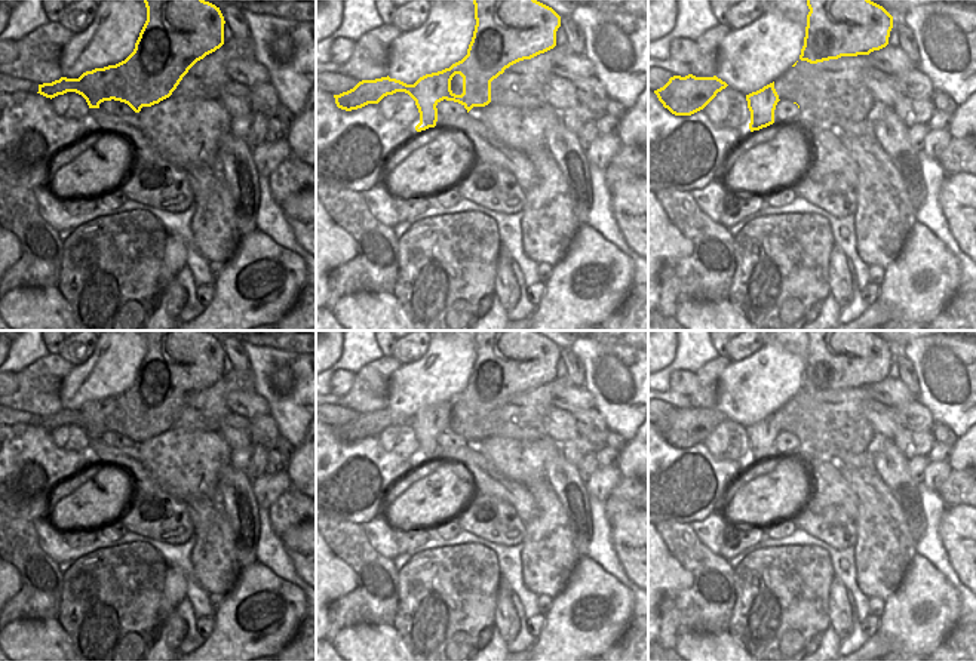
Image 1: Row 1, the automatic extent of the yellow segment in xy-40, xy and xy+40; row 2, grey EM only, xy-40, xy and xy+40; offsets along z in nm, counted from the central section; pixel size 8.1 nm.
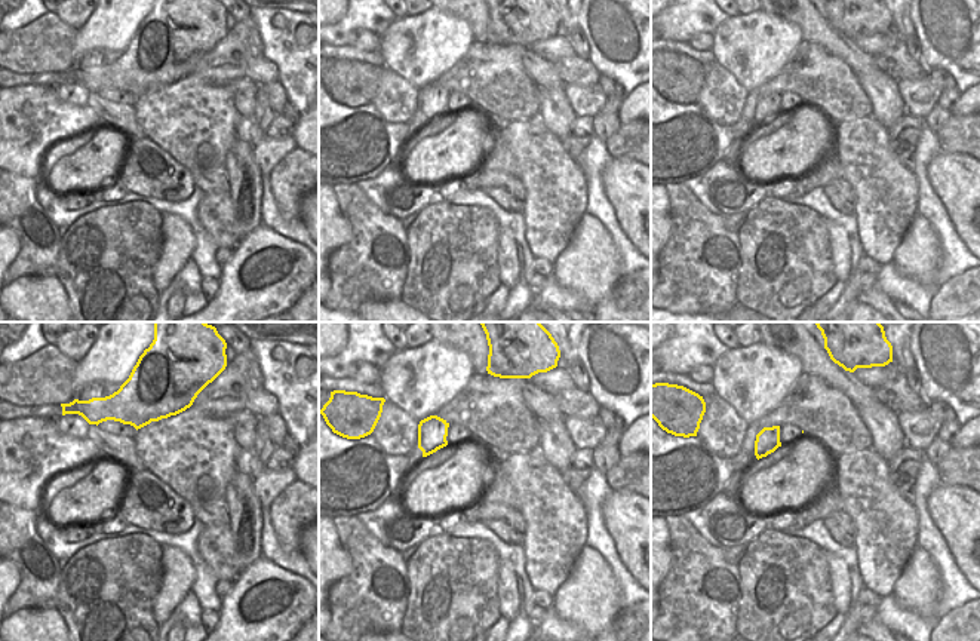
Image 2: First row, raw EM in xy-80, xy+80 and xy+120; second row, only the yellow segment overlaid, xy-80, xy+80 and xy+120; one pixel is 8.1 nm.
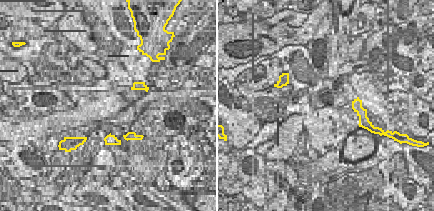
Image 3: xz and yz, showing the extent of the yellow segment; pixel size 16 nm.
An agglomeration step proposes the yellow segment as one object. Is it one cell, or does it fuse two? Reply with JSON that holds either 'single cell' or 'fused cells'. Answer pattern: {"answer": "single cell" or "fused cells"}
{"answer": "fused cells"}

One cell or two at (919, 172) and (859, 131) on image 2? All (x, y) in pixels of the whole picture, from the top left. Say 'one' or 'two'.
two

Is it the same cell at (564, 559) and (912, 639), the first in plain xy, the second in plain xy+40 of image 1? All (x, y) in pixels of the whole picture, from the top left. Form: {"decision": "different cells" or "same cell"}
{"decision": "different cells"}

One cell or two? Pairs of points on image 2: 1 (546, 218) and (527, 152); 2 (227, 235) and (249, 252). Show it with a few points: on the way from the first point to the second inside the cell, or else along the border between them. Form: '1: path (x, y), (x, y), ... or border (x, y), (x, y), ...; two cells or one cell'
1: path (546, 202), (546, 181), (541, 168); one cell
2: border (237, 245), (233, 250); two cells

